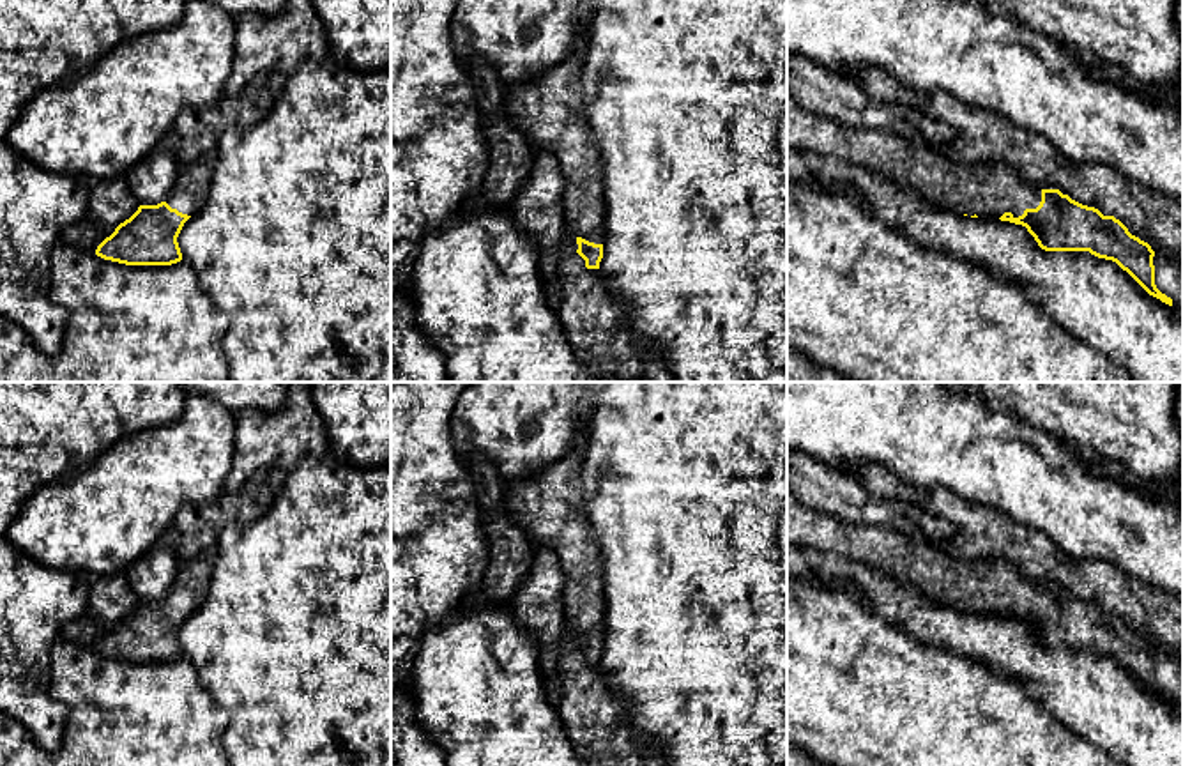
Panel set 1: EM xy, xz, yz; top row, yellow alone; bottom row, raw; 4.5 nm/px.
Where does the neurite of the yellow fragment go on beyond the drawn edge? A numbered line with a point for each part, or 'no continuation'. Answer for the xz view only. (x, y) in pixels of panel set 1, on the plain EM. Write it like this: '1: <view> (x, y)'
1: xz (547, 505)

